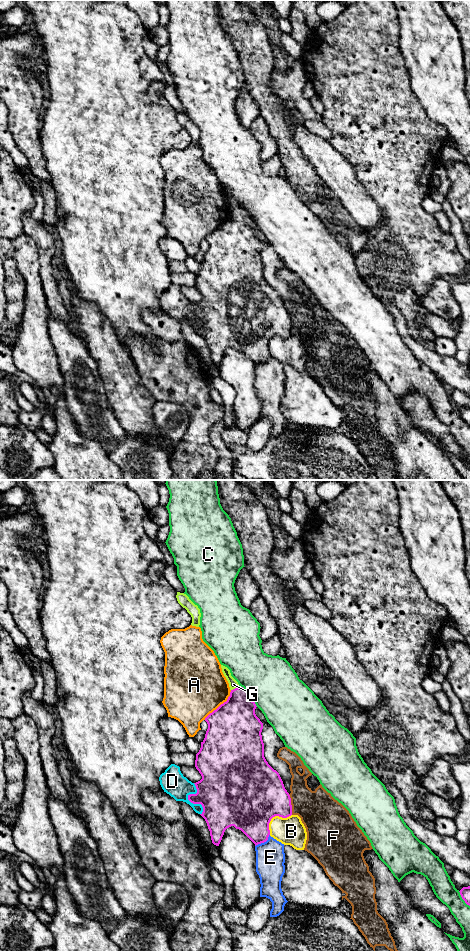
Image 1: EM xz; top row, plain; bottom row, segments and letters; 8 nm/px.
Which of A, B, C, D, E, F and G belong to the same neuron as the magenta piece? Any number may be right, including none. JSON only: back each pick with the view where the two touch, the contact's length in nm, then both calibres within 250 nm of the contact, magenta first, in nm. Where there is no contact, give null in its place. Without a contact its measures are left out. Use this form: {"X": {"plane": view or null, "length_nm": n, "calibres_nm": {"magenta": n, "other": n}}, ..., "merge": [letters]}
{"merge": []}

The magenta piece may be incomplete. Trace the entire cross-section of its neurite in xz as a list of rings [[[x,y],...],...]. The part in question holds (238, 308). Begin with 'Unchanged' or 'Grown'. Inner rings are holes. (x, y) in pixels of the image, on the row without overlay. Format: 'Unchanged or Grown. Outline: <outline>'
Unchanged. Outline: [[[239,206],[231,210],[226,222],[205,238],[208,249],[195,280],[195,287],[202,299],[194,303],[197,313],[188,315],[188,320],[193,324],[202,325],[203,332],[200,335],[205,339],[212,363],[216,366],[219,366],[225,350],[231,346],[241,350],[255,366],[264,363],[270,355],[271,339],[275,336],[287,338],[292,335],[290,315],[279,293],[268,284],[264,277],[264,263],[261,255],[263,243],[255,234],[256,227],[248,212]]]

